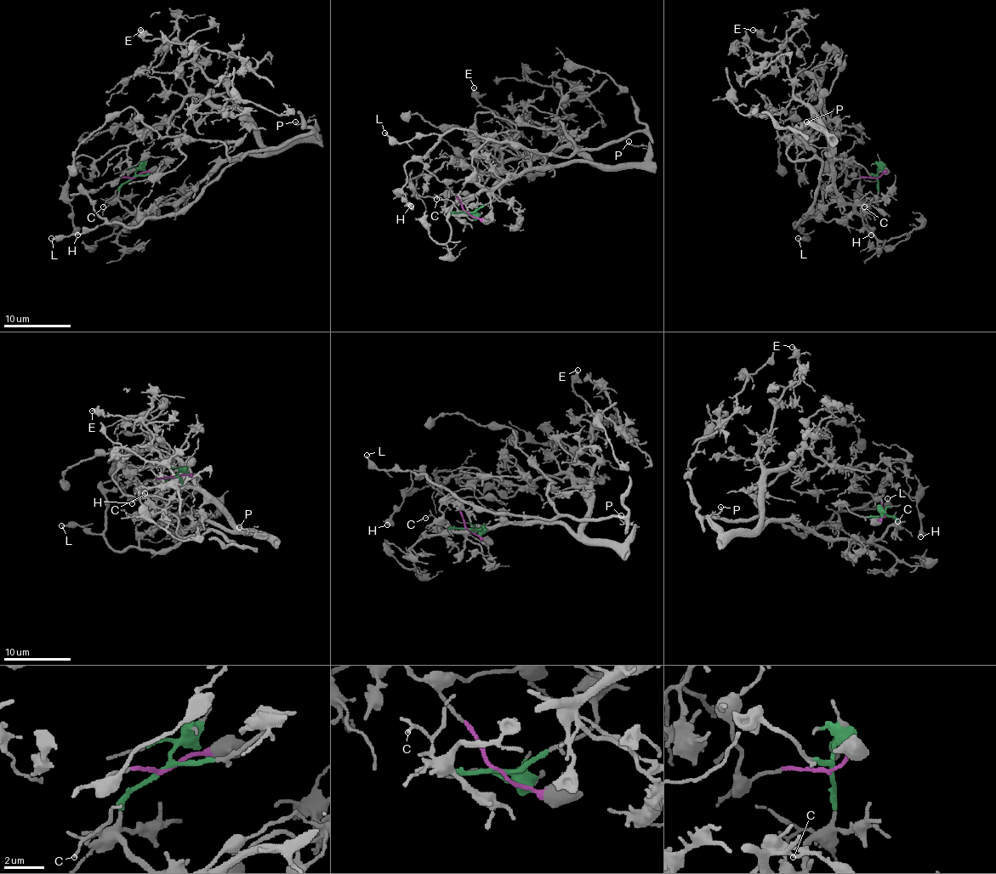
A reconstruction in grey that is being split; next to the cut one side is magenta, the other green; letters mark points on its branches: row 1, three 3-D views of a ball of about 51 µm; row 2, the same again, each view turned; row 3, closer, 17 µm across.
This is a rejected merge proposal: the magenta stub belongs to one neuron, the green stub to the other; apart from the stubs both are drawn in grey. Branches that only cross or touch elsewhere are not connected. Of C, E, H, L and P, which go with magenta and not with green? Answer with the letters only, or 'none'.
H, L

